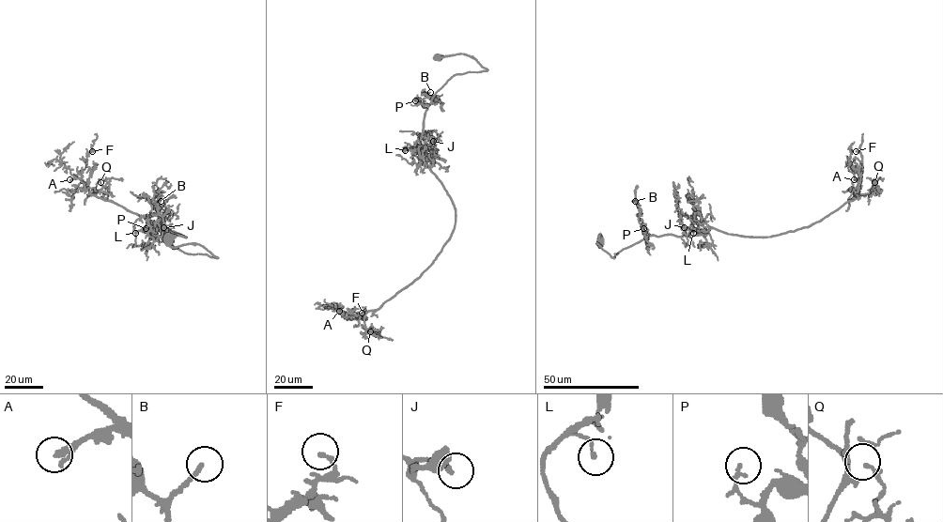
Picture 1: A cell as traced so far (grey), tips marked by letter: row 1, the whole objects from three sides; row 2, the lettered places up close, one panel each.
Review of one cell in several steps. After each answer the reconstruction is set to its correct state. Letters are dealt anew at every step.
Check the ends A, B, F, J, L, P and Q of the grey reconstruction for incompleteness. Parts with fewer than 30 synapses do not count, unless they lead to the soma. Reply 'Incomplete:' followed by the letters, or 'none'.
Incomplete: A, B

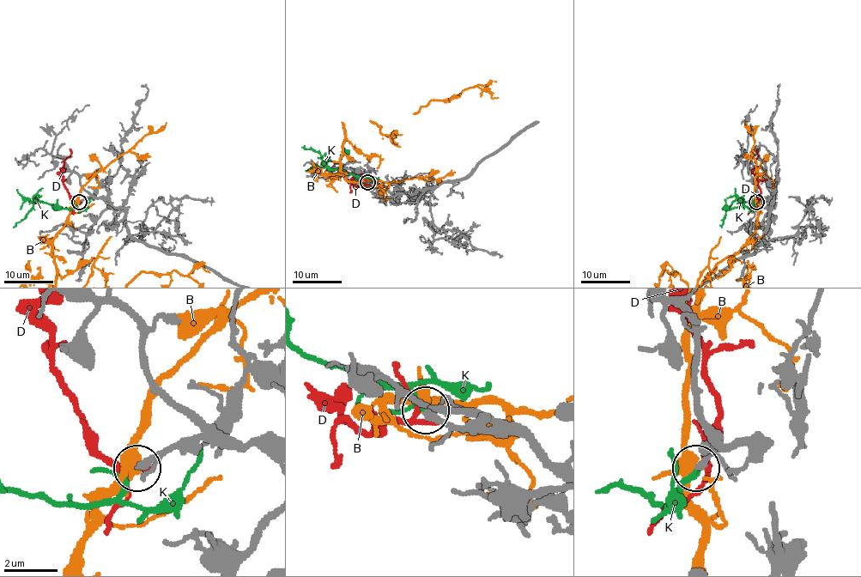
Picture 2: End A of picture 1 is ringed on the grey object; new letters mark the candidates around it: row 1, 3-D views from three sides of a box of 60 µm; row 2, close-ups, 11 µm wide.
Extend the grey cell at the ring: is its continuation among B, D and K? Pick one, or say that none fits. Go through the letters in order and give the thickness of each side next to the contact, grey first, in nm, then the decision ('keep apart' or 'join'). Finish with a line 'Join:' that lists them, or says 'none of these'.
B: calibres 280 and 360 nm; keep apart
D: calibres 200 and 160 nm; keep apart
K: calibres 280 and 150 nm; join
Join: K

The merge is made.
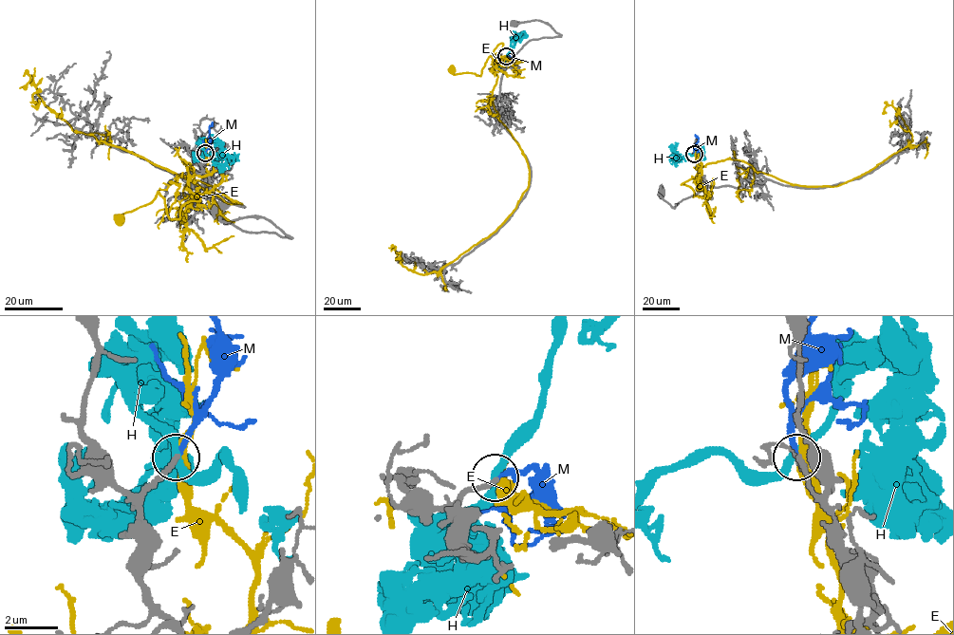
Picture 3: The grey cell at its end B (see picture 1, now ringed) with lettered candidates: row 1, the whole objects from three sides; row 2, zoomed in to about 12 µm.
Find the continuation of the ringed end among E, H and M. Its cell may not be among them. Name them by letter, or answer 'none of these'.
M

